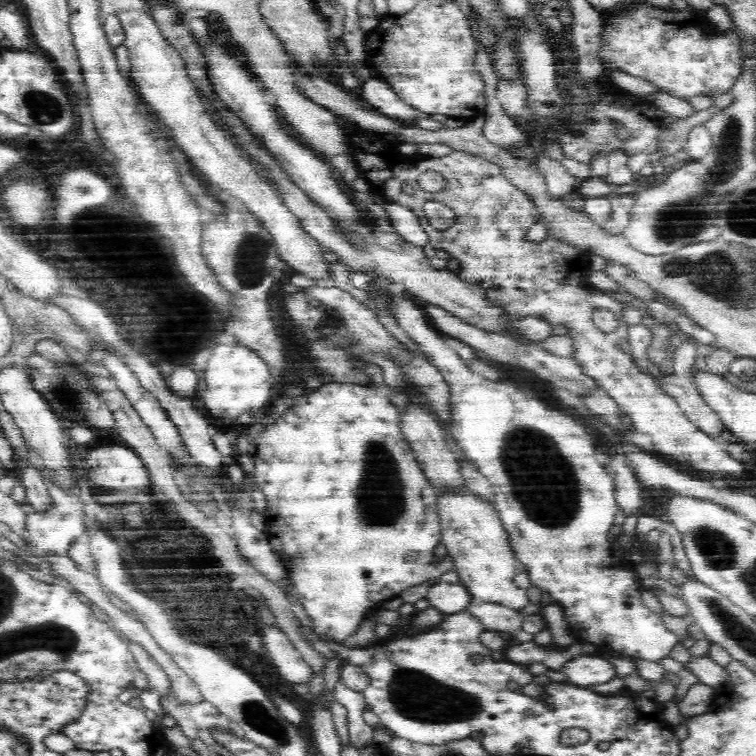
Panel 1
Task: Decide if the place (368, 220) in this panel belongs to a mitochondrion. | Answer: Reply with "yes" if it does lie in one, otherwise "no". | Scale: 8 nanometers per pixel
no

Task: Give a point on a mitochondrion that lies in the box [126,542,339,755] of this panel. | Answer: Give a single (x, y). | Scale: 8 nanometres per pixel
(252, 714)

